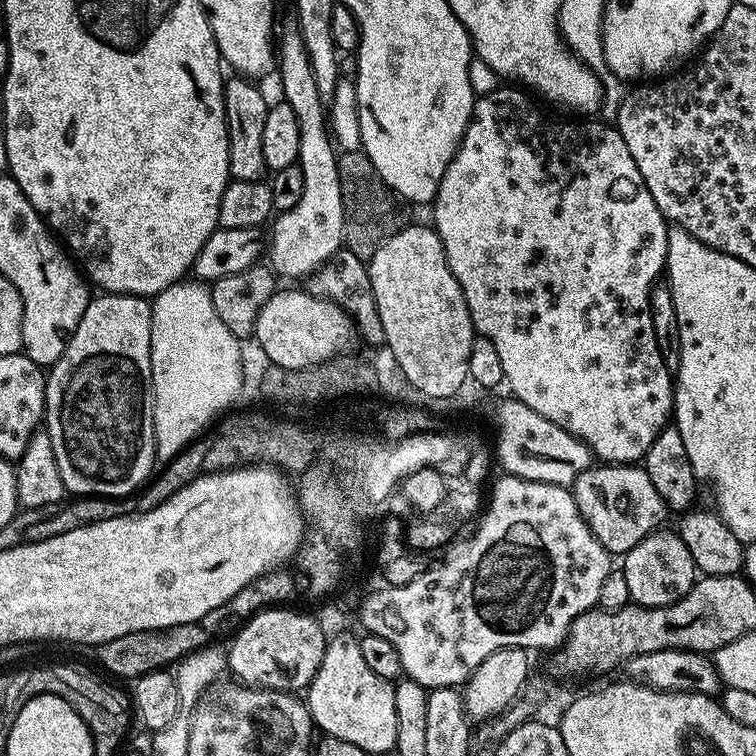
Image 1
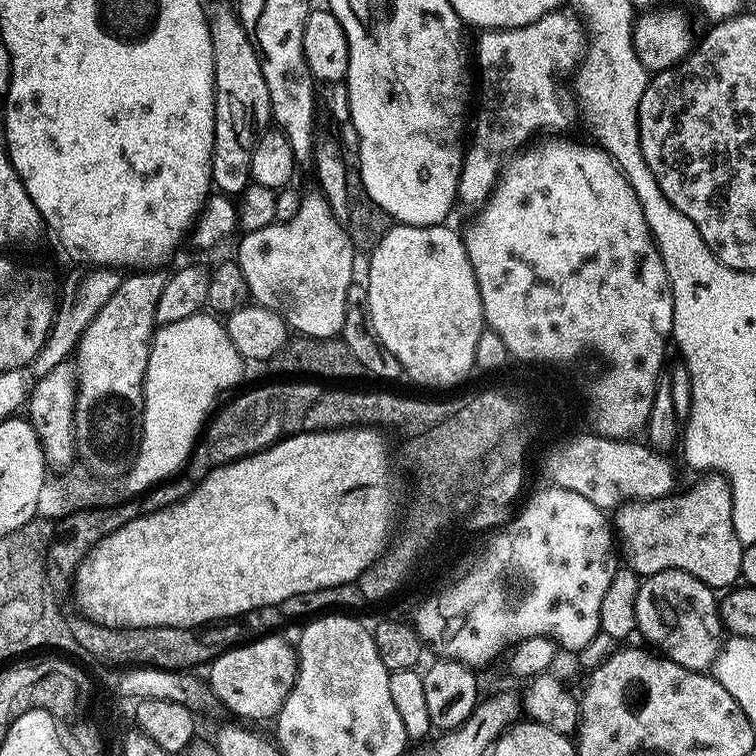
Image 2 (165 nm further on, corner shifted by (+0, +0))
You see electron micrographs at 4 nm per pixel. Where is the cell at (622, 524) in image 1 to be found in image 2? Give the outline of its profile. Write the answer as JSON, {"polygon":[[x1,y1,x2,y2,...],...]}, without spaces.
{"polygon":[[708,474,684,493,623,501,615,511,613,525,618,548,624,551,623,563,637,576,652,576,666,568,689,572,713,590,728,590,741,579,740,567,745,545,741,544,732,521,732,486,723,474]]}

